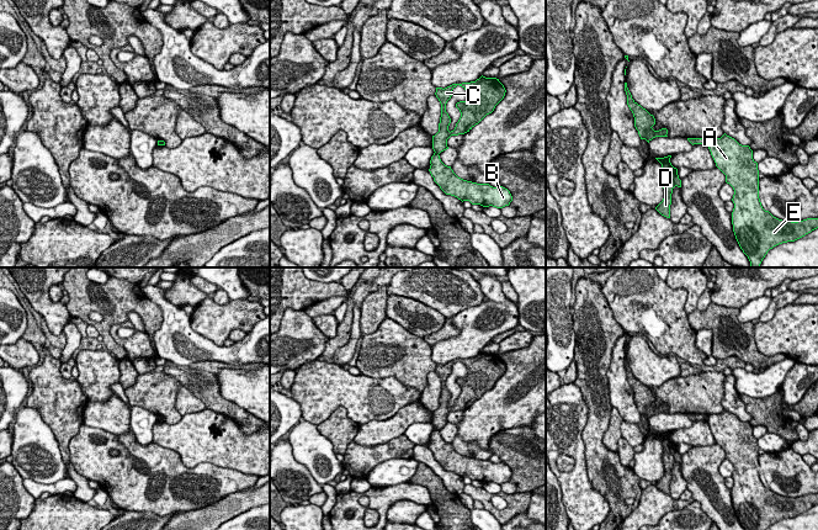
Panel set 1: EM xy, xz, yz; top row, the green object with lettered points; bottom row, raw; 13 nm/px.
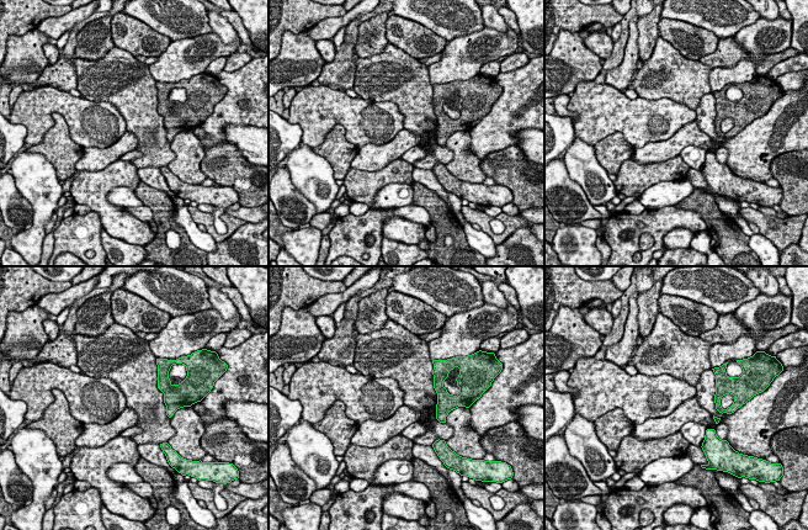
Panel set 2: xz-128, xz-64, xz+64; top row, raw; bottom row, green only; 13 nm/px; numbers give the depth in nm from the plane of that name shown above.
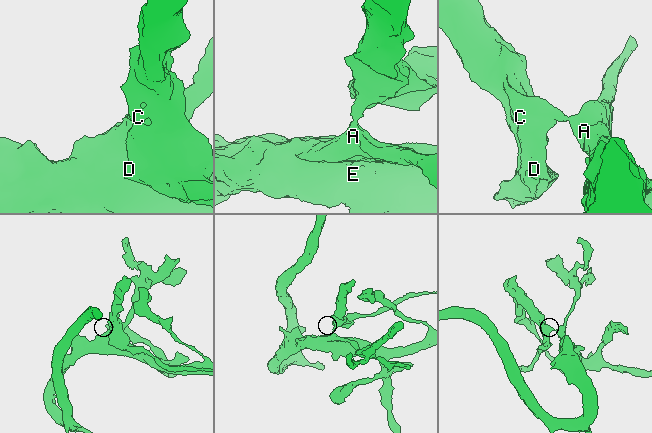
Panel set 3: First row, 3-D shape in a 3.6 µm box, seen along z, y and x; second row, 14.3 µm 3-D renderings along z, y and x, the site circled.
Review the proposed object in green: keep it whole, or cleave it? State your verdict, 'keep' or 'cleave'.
cleave

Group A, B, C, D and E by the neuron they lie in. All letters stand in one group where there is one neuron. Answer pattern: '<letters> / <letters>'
A B E / C D

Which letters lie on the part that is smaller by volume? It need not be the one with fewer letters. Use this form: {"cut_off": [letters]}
{"cut_off": ["C", "D"]}

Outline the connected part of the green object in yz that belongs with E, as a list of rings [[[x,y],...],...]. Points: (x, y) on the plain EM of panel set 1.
[[[726,409],[721,414],[708,415],[707,422],[716,442],[726,451],[726,459],[734,466],[732,500],[735,515],[744,530],[767,530],[774,523],[795,518],[818,504],[818,494],[798,498],[782,497],[763,484],[759,475],[758,439],[753,435],[753,426],[749,422],[739,420]]]

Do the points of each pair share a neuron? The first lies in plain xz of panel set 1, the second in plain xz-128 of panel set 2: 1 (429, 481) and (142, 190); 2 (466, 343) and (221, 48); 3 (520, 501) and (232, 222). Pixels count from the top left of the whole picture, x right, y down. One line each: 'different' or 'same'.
1: same
2: same
3: same

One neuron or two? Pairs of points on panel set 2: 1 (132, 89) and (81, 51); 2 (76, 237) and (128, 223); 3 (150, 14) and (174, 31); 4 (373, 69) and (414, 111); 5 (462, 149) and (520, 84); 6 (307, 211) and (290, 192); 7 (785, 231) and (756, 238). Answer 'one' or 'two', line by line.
1: two
2: two
3: one
4: one
5: two
6: one
7: two

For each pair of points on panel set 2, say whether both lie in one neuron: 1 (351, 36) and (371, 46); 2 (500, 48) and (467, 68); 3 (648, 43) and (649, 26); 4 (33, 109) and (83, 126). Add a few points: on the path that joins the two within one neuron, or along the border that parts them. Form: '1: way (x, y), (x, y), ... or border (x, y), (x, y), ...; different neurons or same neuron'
1: border (360, 24), (357, 38), (354, 43); different neurons
2: way (492, 48), (484, 48), (473, 59); same neuron
3: way (648, 40), (648, 30); same neuron
4: way (46, 107), (64, 107), (70, 114); same neuron

